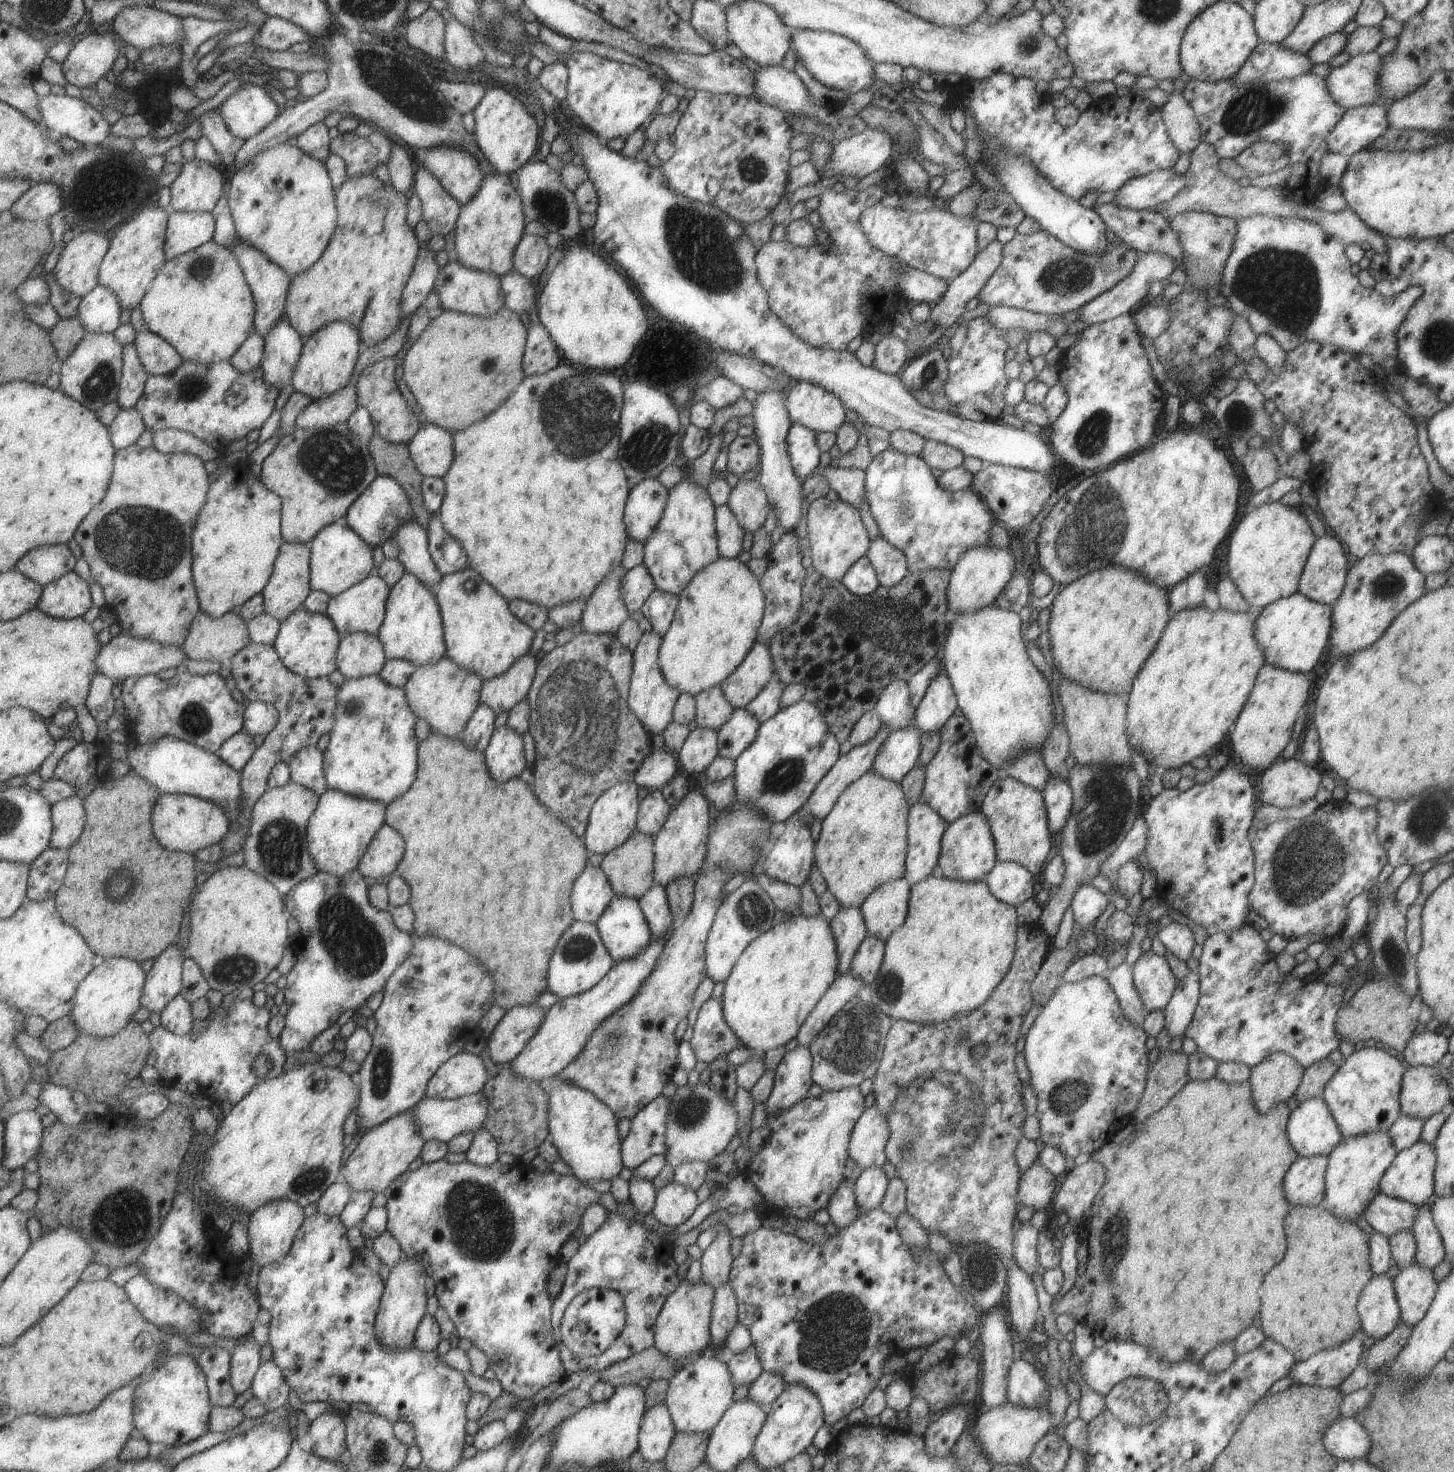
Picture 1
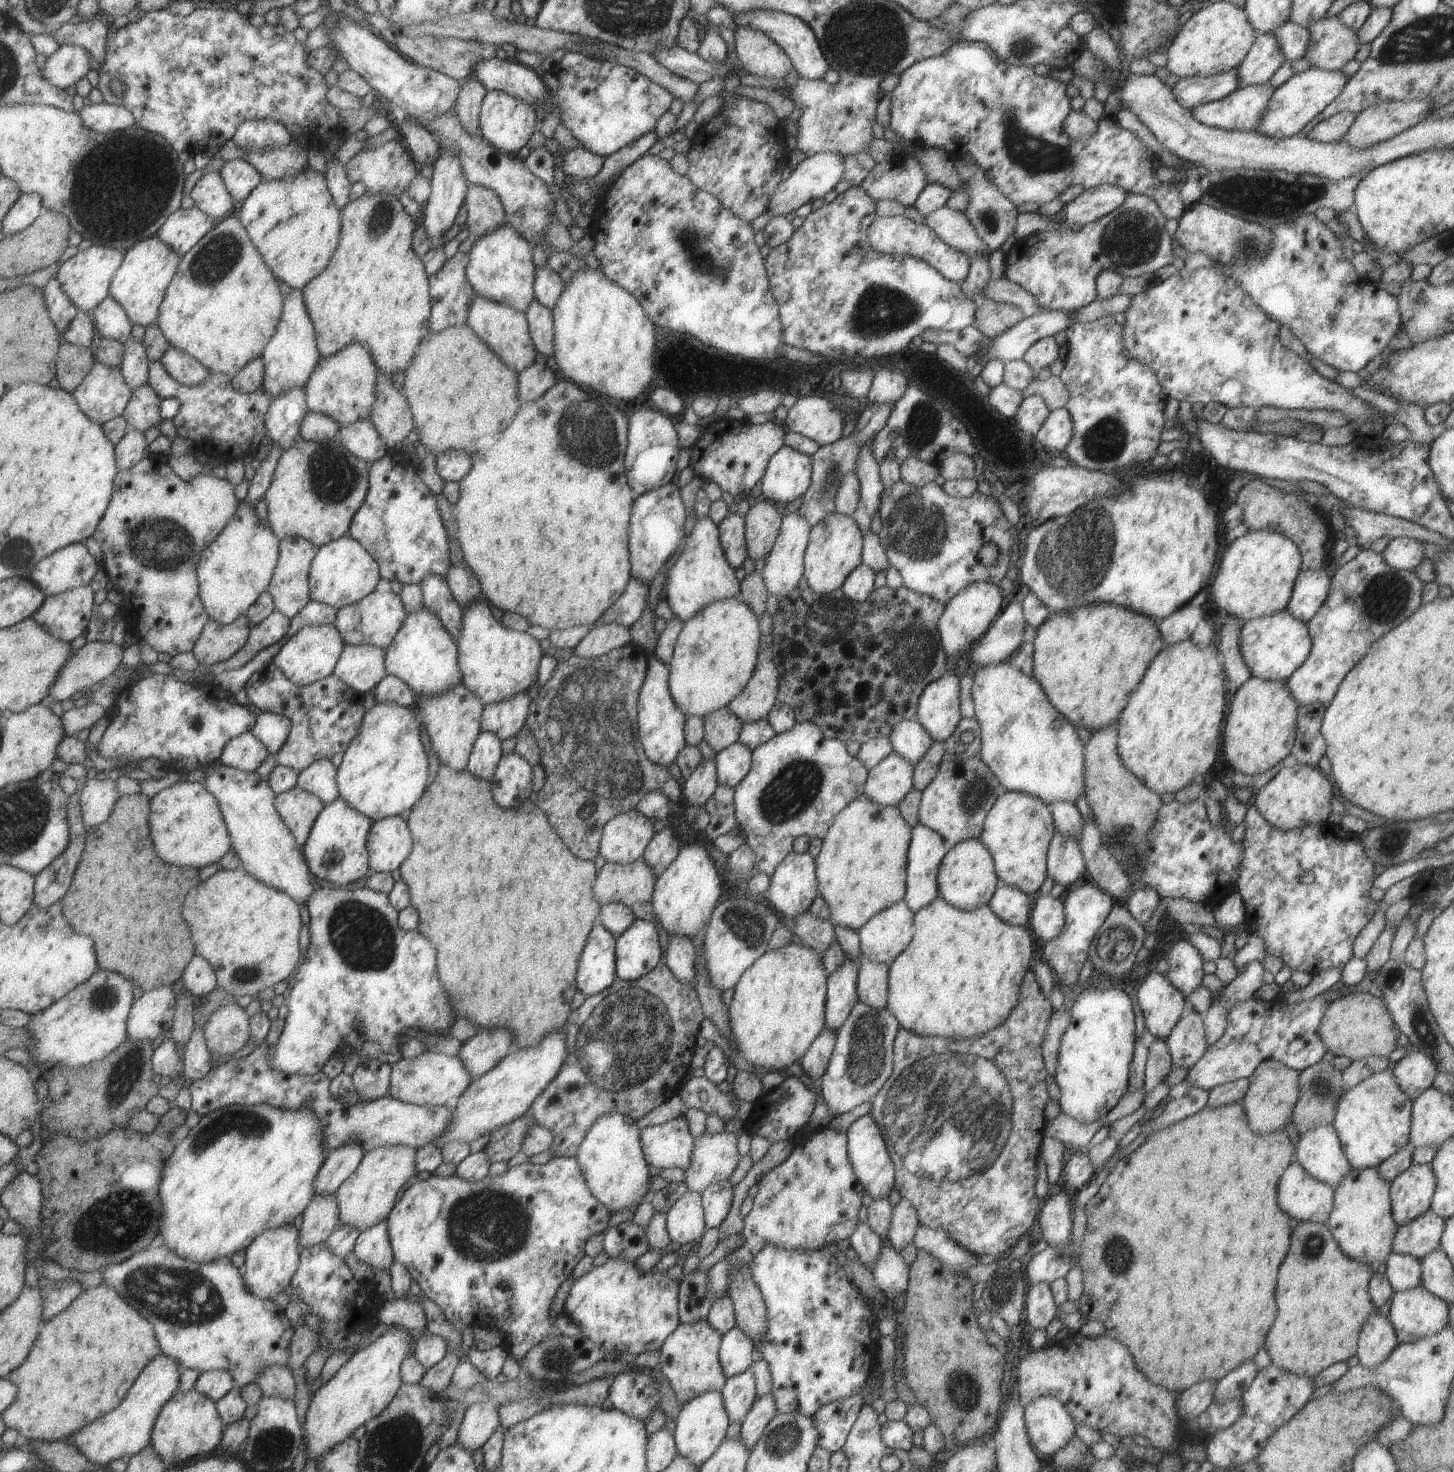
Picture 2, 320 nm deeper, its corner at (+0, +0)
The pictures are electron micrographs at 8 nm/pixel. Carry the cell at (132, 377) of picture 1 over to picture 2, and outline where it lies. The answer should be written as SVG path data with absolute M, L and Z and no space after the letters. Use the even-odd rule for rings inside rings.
M150 384L133 391L132 399L124 414L130 428L135 427L141 432L145 432L153 426L159 426L163 422L161 402L163 399Z

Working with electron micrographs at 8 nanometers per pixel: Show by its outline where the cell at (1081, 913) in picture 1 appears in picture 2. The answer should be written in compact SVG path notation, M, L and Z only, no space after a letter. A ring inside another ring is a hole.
M1083 884L1076 890L1071 890L1064 900L1064 928L1052 939L1045 941L1039 958L1051 967L1055 974L1055 981L1059 986L1074 987L1077 975L1082 972L1083 962L1087 960L1087 948L1089 948L1092 936L1095 936L1097 928L1103 924L1105 917L1113 906L1113 900L1104 890L1095 885Z

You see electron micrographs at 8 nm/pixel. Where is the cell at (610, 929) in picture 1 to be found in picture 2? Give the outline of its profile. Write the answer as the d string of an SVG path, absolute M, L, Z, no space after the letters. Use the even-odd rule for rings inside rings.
M635 918L615 940L617 979L629 982L646 975L661 958L657 928L649 921Z

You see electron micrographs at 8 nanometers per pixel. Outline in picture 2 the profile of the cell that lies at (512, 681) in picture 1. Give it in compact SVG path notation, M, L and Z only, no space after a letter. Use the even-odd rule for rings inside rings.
M518 692L500 703L482 707L480 732L493 733L500 741L514 737L523 726L529 710L527 693Z

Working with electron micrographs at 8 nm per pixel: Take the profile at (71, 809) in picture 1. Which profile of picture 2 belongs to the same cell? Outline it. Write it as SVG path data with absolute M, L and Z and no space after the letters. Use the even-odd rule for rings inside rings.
M107 776L102 780L89 778L83 792L81 804L85 822L94 827L106 823L113 814L116 802L123 796L118 782Z

